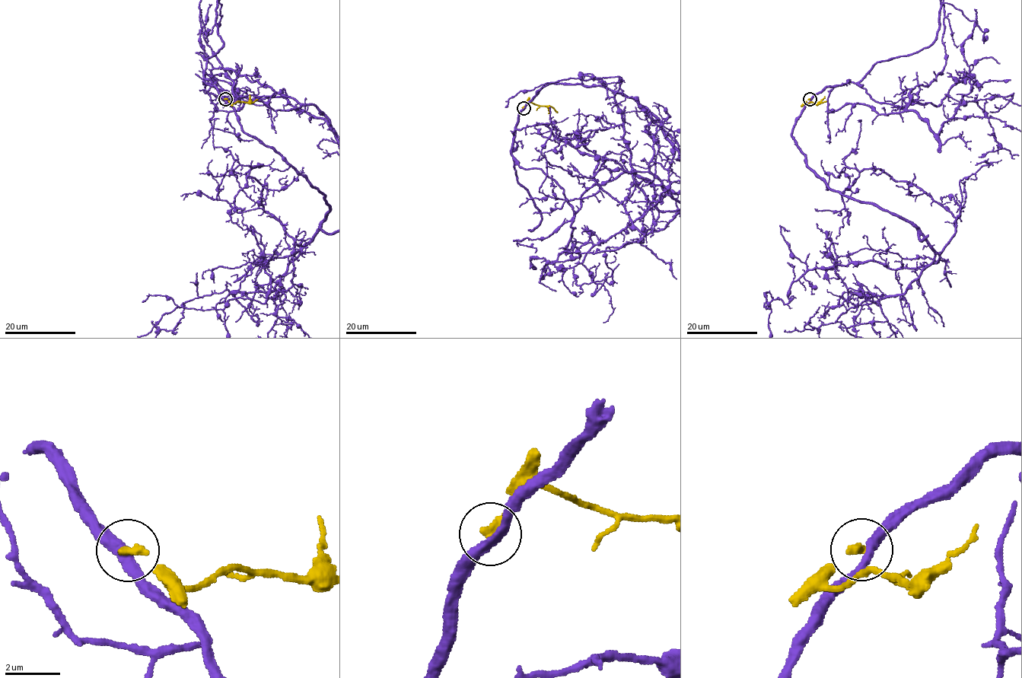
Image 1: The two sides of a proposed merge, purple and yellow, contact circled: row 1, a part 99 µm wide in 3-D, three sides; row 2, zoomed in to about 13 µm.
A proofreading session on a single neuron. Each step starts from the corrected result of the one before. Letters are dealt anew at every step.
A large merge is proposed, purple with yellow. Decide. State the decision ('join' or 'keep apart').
keep apart

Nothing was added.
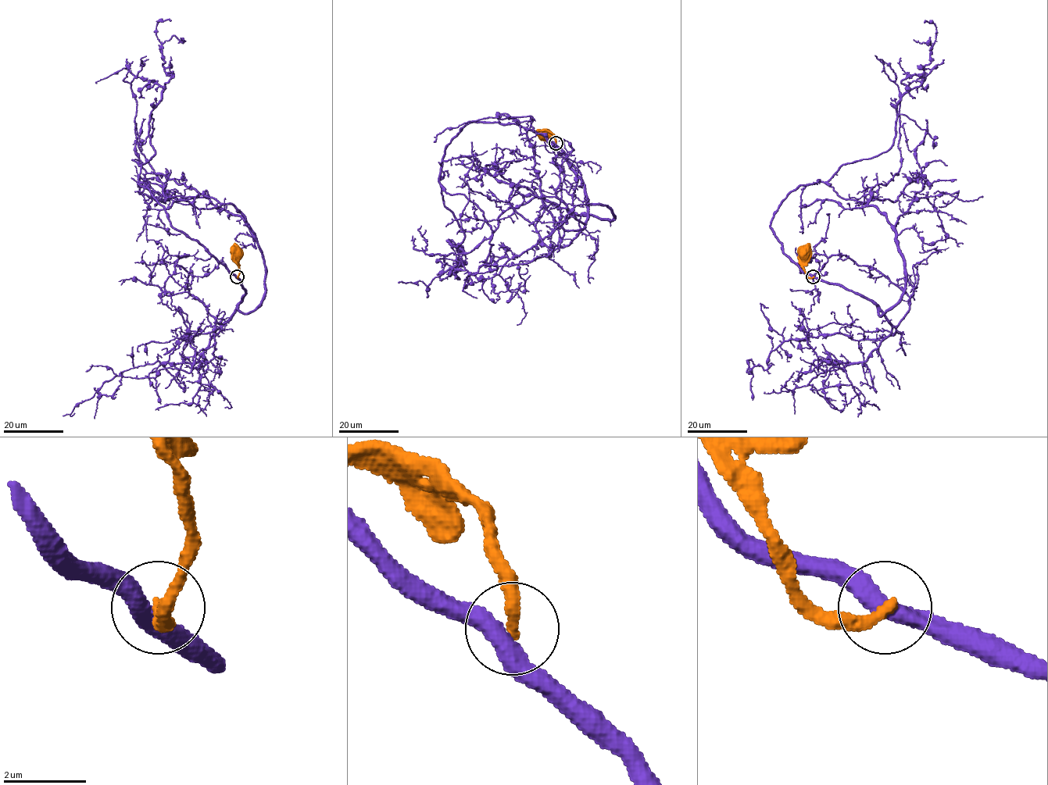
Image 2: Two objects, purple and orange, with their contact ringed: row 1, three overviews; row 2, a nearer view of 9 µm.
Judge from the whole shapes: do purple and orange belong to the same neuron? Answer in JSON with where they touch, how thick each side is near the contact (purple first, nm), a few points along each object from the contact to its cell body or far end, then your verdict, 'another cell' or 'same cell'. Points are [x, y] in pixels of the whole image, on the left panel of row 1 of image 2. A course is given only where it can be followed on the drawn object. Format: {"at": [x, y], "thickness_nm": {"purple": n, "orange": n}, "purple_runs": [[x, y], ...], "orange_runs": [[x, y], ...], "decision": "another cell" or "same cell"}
{"at": [237, 276], "thickness_nm": {"purple": 420, "orange": 280}, "purple_runs": [[237, 276], [238, 308], [253, 312], [265, 265], [244, 217], [157, 174], [139, 148], [131, 81], [146, 56]], "orange_runs": [[237, 276], [240, 252], [237, 250]], "decision": "another cell"}

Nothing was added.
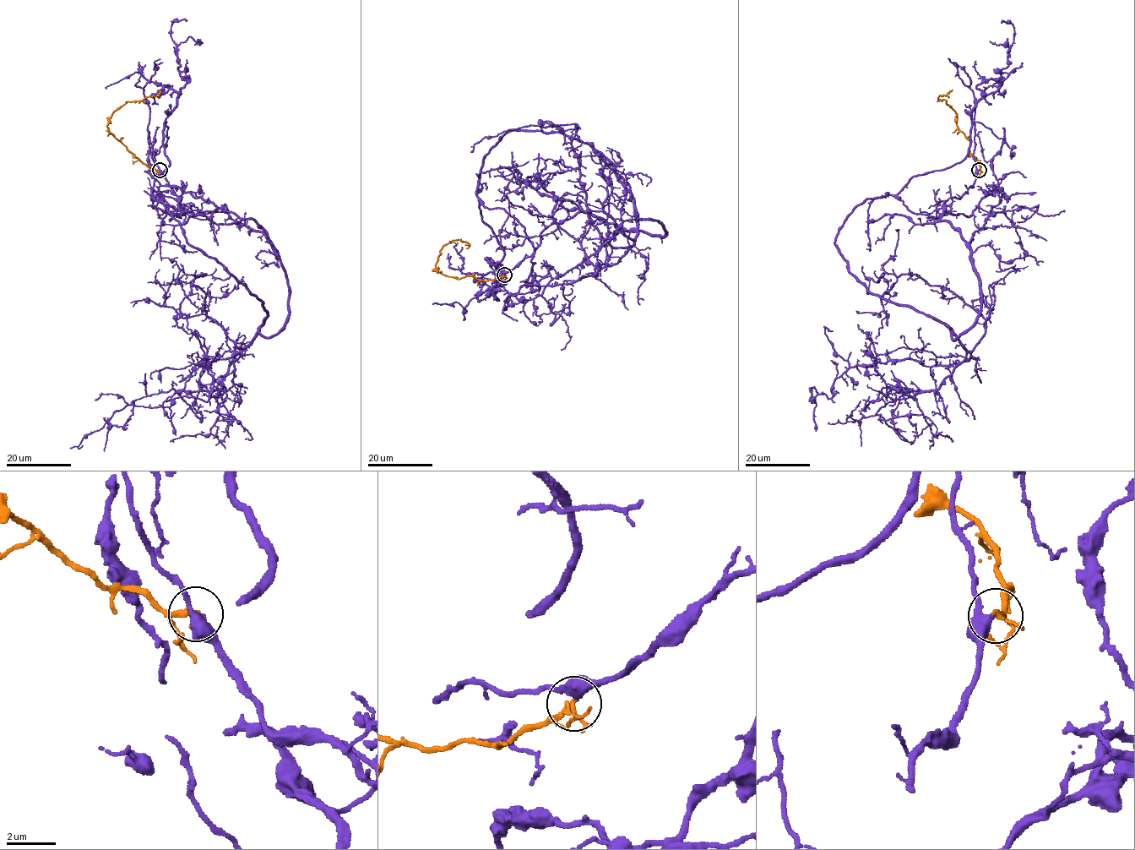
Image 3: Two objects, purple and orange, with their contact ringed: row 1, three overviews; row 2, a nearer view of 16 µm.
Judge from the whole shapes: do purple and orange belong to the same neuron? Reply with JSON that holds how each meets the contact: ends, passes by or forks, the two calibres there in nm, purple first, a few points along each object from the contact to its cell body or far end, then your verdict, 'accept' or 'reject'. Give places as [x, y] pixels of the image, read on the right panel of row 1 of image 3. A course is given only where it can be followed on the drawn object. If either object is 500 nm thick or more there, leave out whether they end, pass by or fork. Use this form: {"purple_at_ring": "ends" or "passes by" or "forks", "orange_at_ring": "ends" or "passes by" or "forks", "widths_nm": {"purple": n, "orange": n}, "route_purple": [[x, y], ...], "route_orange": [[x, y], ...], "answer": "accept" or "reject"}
{"purple_at_ring": "passes by", "orange_at_ring": "forks", "widths_nm": {"purple": 320, "orange": 140}, "route_purple": [[978, 171], [940, 220], [978, 277], [980, 314], [952, 337], [969, 359], [856, 365], [811, 402], [817, 394]], "route_orange": [[979, 171], [980, 166], [971, 154], [969, 142], [956, 124], [956, 113], [944, 100], [937, 96], [952, 89]], "answer": "accept"}

